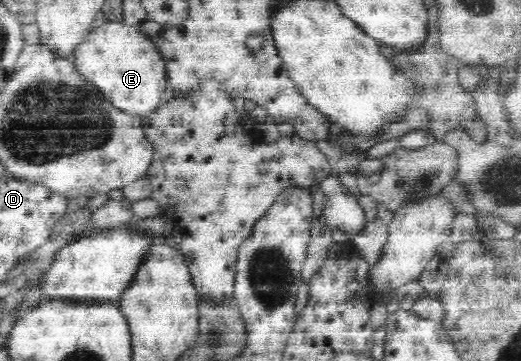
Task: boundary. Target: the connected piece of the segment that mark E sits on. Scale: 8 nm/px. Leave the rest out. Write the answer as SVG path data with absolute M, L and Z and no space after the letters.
M108 19L106 23L93 28L69 59L116 108L130 114L144 117L162 104L167 96L167 60L158 45L141 28L122 19Z

